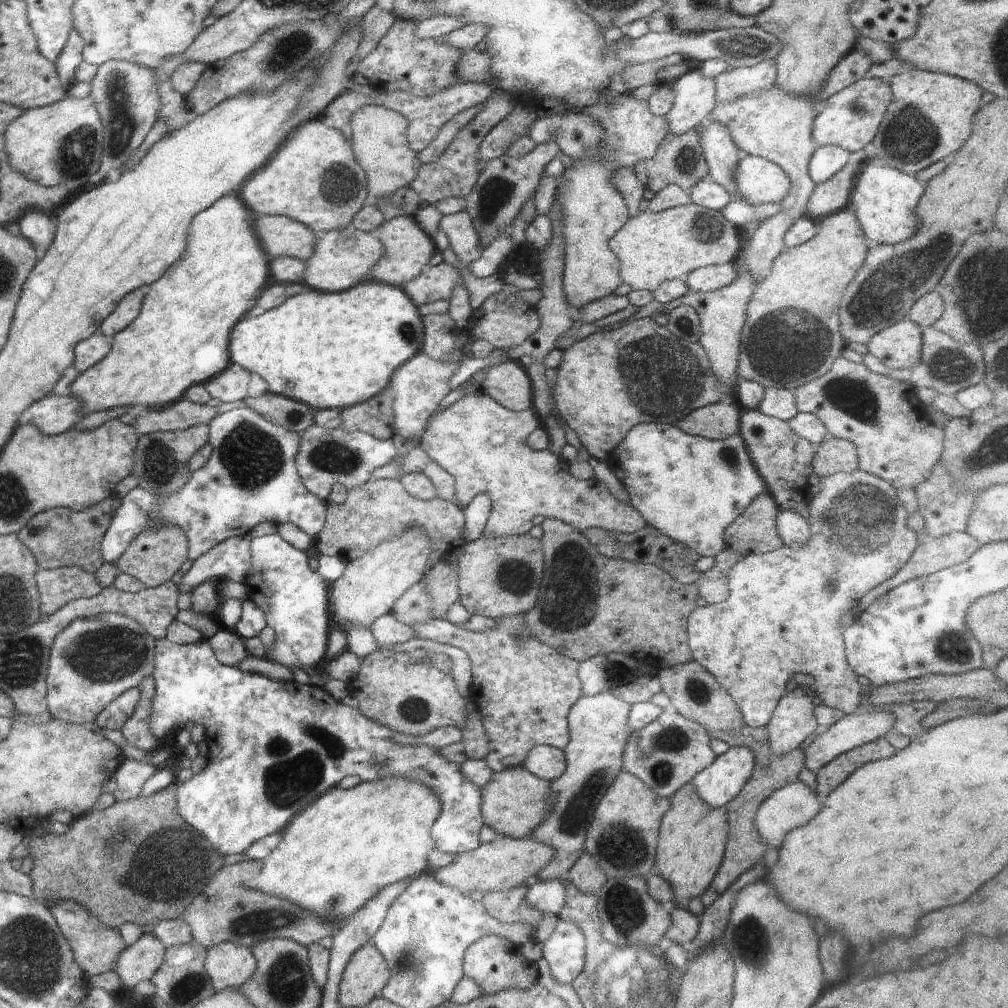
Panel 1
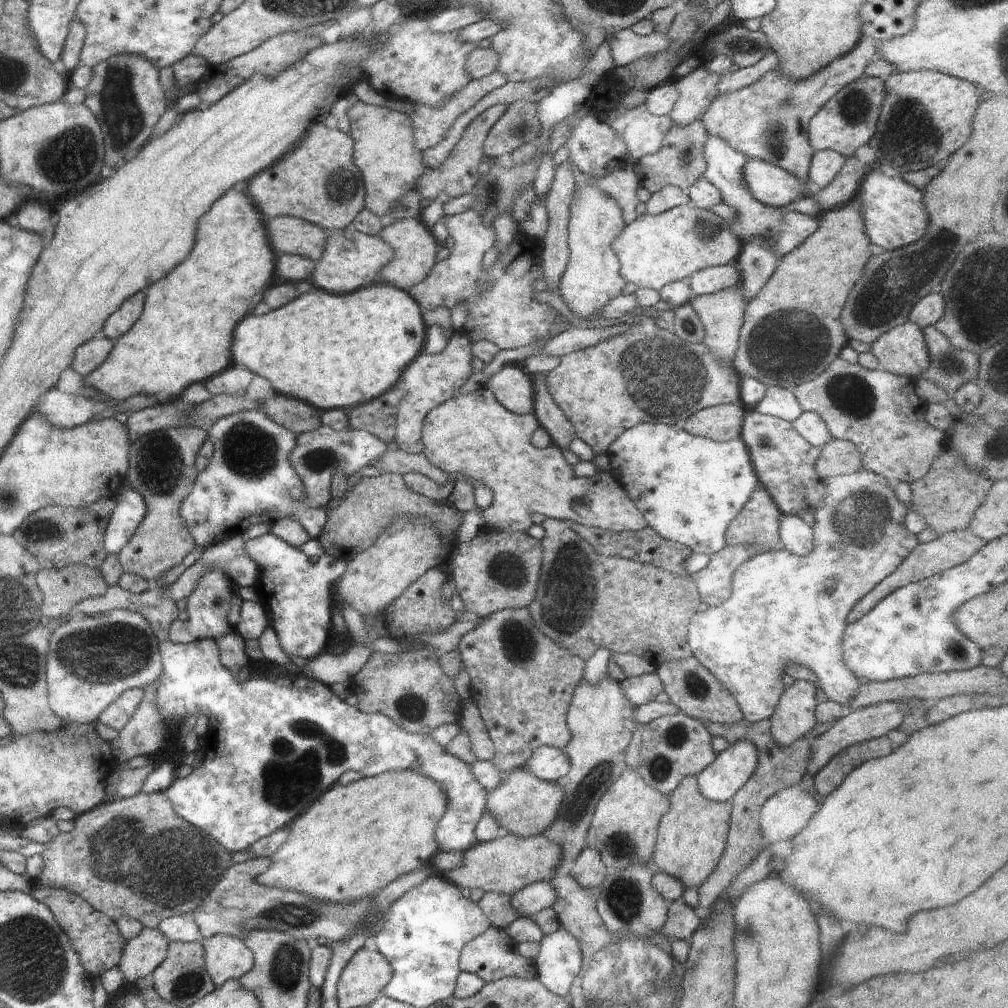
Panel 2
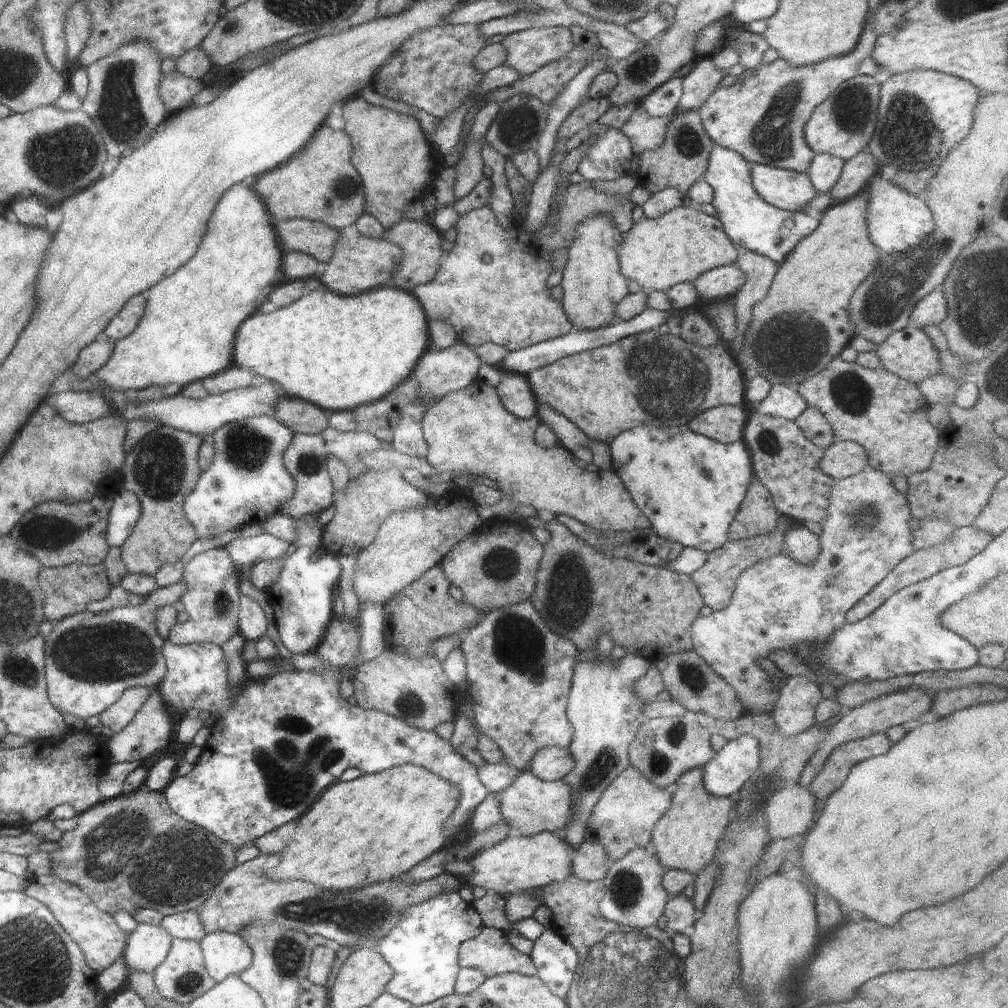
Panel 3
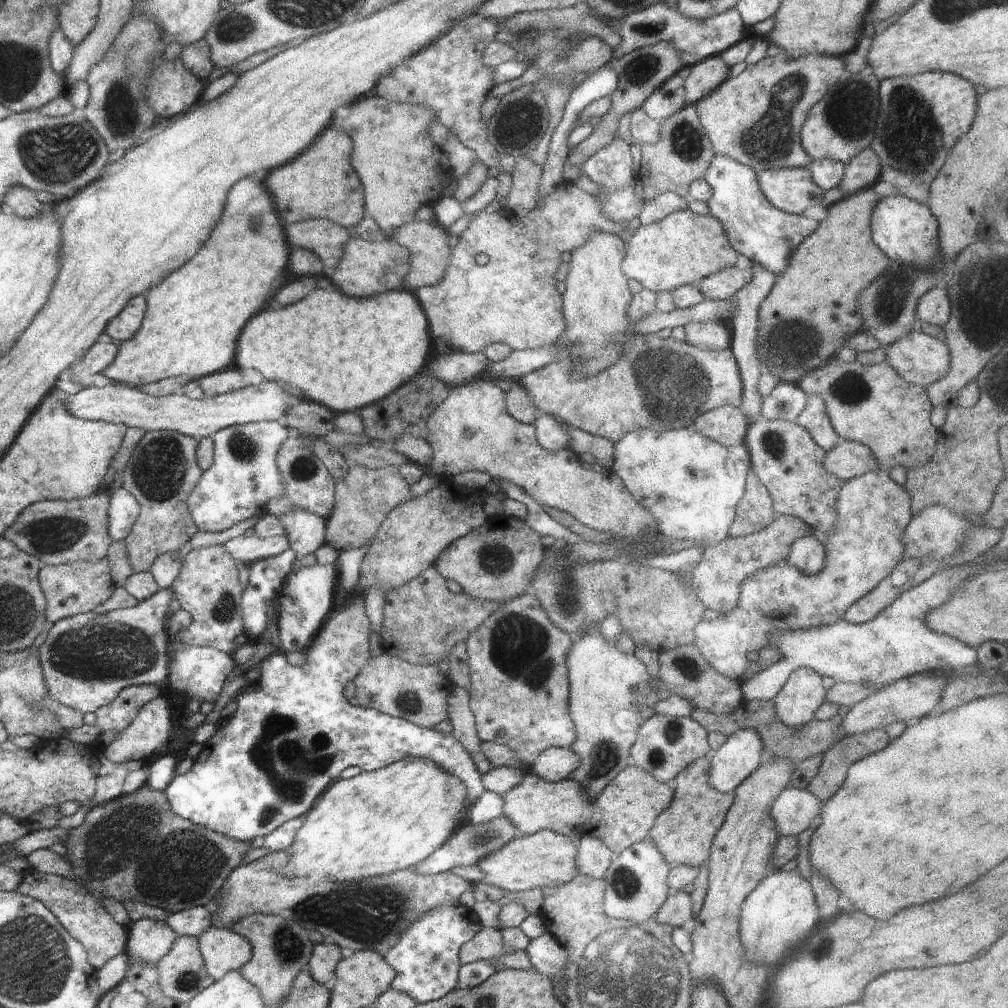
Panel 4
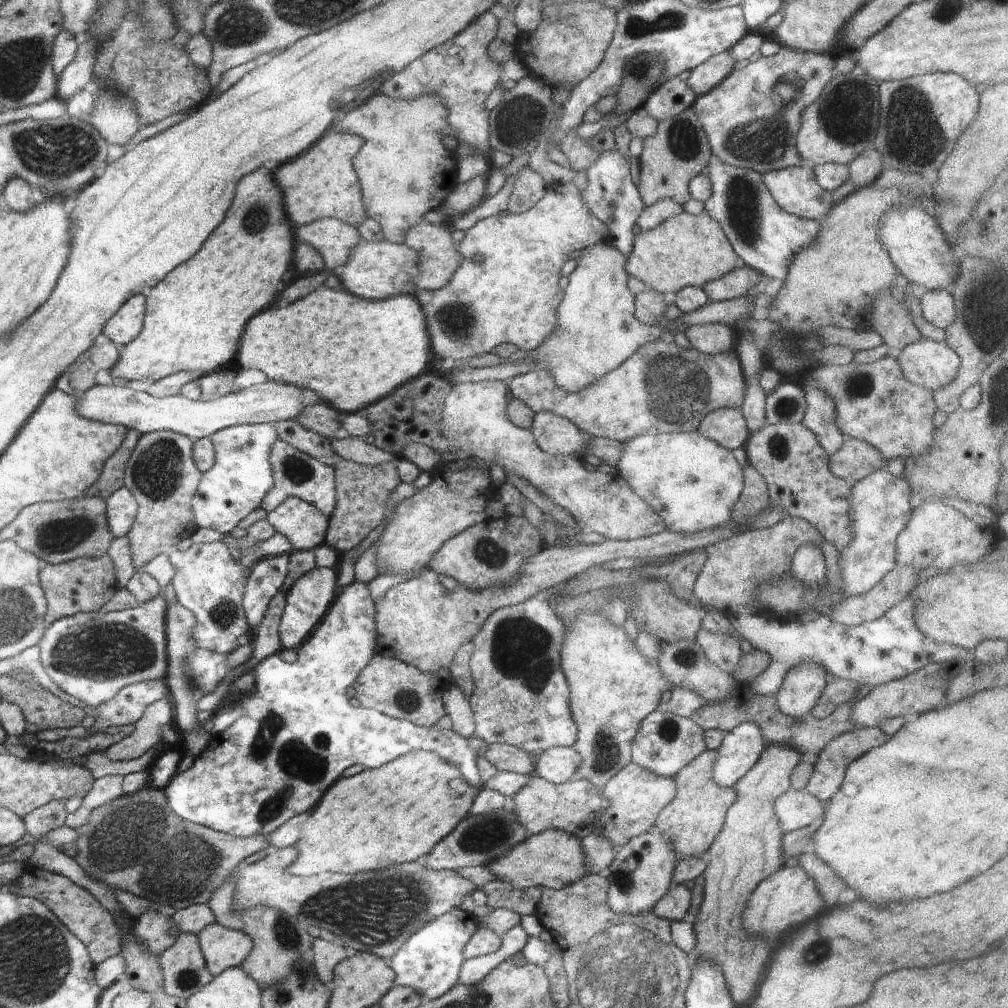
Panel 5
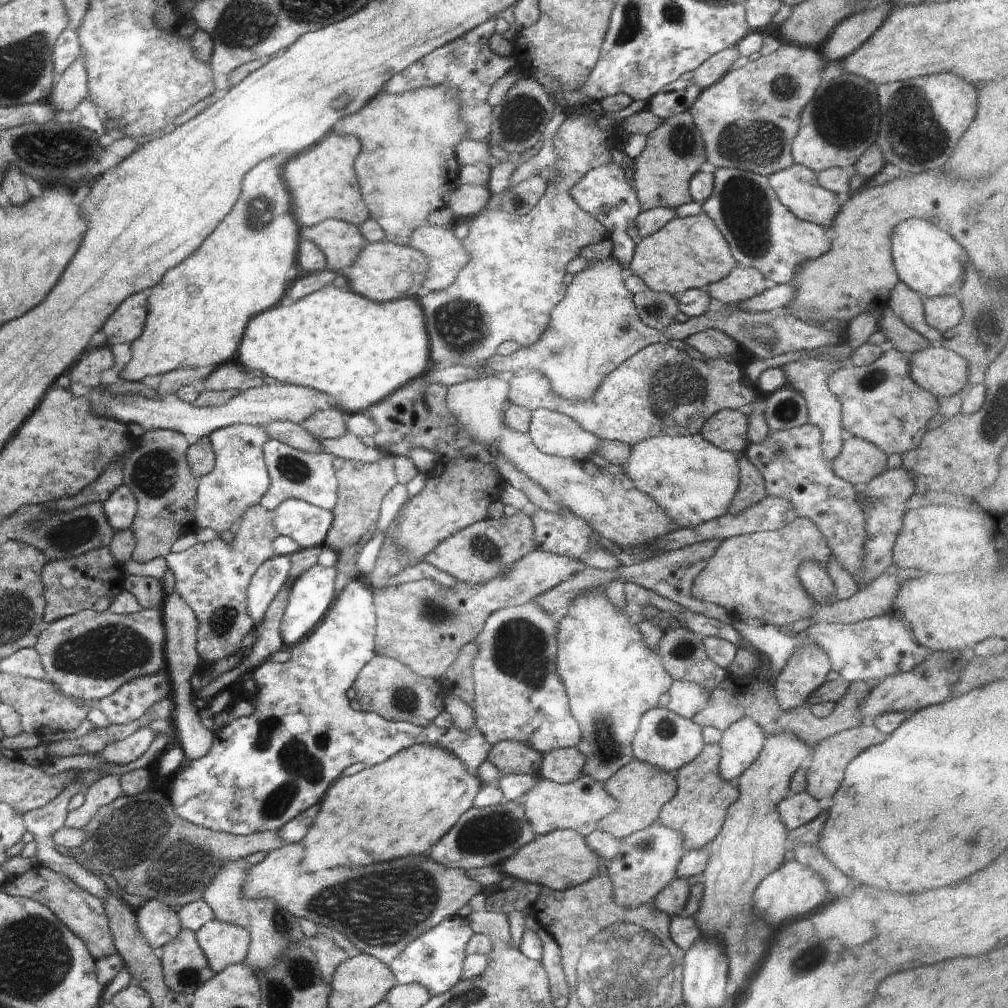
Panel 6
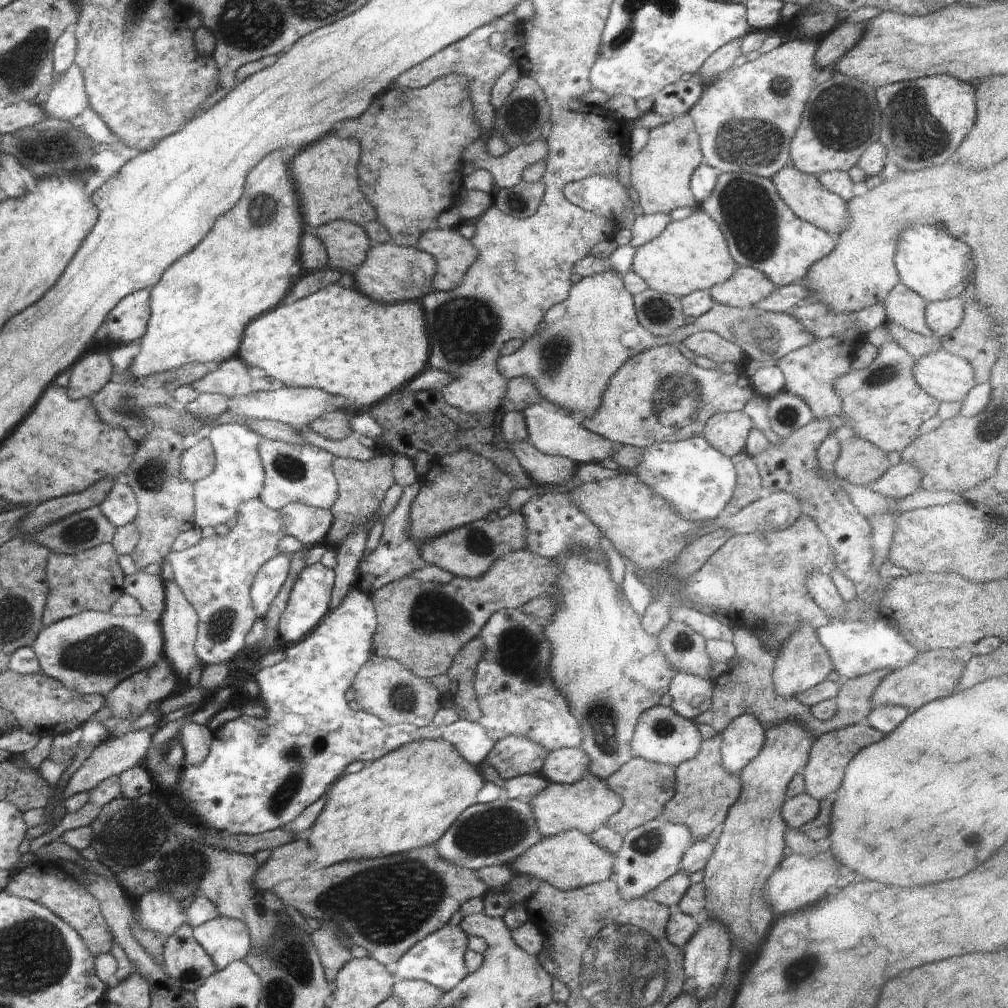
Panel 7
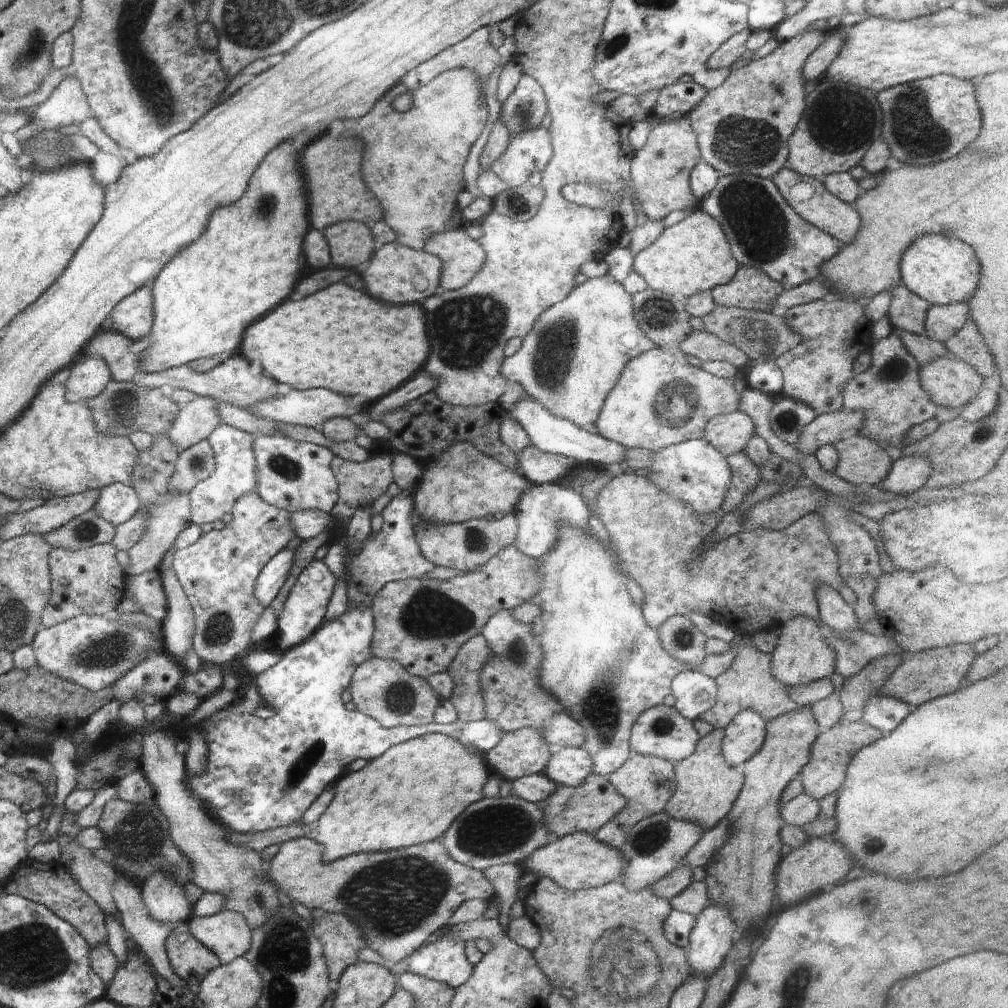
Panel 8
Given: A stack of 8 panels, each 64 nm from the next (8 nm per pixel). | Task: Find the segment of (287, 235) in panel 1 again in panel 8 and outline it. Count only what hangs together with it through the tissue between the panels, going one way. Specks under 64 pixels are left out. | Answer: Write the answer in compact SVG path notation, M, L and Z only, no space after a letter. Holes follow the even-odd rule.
M336 222L324 230L324 238L330 246L332 264L344 268L356 268L370 262L378 248L371 228L364 222Z

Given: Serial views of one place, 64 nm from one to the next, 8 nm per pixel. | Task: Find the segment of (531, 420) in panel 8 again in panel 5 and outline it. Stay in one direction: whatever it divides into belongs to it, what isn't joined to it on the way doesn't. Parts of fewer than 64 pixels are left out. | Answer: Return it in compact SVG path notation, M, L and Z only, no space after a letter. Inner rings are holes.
M552 412L535 413L531 428L538 446L551 455L580 454L588 440L574 424Z

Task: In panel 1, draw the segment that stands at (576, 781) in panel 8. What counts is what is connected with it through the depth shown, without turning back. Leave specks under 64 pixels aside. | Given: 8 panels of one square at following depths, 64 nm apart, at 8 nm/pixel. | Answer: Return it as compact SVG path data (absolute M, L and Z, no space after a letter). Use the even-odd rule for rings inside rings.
M548 745L532 748L521 764L528 772L551 783L566 770L566 758L562 750Z

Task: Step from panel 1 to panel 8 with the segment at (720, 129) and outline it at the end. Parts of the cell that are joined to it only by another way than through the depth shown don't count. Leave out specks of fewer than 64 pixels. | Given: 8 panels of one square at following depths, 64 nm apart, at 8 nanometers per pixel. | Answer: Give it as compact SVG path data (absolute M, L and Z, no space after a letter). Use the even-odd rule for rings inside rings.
M744 173L720 176L716 188L700 202L700 210L722 226L739 265L762 270L784 289L820 279L822 264L843 247L836 238L798 216L772 179Z

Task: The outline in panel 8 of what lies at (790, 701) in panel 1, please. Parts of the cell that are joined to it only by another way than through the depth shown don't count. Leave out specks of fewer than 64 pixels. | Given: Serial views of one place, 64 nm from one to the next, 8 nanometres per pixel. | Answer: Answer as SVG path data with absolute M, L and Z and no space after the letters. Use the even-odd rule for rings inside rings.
M794 618L778 628L778 642L772 652L771 670L786 687L806 686L810 682L830 676L835 672L836 652L824 638L823 626L808 618ZM782 628L782 630L780 630Z

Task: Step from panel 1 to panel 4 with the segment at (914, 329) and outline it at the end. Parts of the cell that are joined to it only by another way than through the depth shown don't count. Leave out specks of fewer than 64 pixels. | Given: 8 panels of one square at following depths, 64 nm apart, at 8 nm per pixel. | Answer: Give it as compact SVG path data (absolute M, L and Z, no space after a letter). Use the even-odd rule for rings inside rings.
M916 329L907 336L898 339L892 345L884 347L883 359L894 368L894 371L905 381L912 385L926 386L937 383L944 374L949 372L950 356L944 340L938 340L930 334Z

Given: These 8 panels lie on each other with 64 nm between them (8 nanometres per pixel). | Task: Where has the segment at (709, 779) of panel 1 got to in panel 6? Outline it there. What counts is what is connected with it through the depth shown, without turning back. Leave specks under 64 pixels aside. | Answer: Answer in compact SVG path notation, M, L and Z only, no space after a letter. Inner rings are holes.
M744 716L725 729L720 738L720 776L724 780L737 778L750 766L766 742L765 732L750 718Z

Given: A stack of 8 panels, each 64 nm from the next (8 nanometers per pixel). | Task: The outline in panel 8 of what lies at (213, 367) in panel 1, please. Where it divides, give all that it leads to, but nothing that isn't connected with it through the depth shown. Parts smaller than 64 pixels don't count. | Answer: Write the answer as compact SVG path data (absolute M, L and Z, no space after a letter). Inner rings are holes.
M284 142L256 168L244 196L230 206L214 210L204 234L176 254L154 280L154 326L149 334L154 342L140 353L145 372L158 373L182 367L238 348L244 330L290 296L304 264L302 240L308 230L306 212L308 206L304 182L298 172L298 158L292 152L292 142Z

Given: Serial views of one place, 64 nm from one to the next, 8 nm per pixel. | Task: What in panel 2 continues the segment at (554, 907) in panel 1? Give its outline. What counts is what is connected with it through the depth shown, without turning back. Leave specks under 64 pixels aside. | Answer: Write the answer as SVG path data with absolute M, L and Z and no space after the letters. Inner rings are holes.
M545 879L534 882L515 893L511 904L519 912L519 916L531 918L546 908L553 908L557 899L556 890L550 880Z

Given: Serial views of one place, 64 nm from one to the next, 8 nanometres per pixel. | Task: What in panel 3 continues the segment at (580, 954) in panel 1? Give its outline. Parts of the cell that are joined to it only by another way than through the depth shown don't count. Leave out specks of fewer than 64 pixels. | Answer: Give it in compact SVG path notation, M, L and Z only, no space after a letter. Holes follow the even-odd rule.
M552 927L545 929L533 944L529 956L536 968L536 976L558 999L565 999L574 980L574 970L578 964L577 951Z

